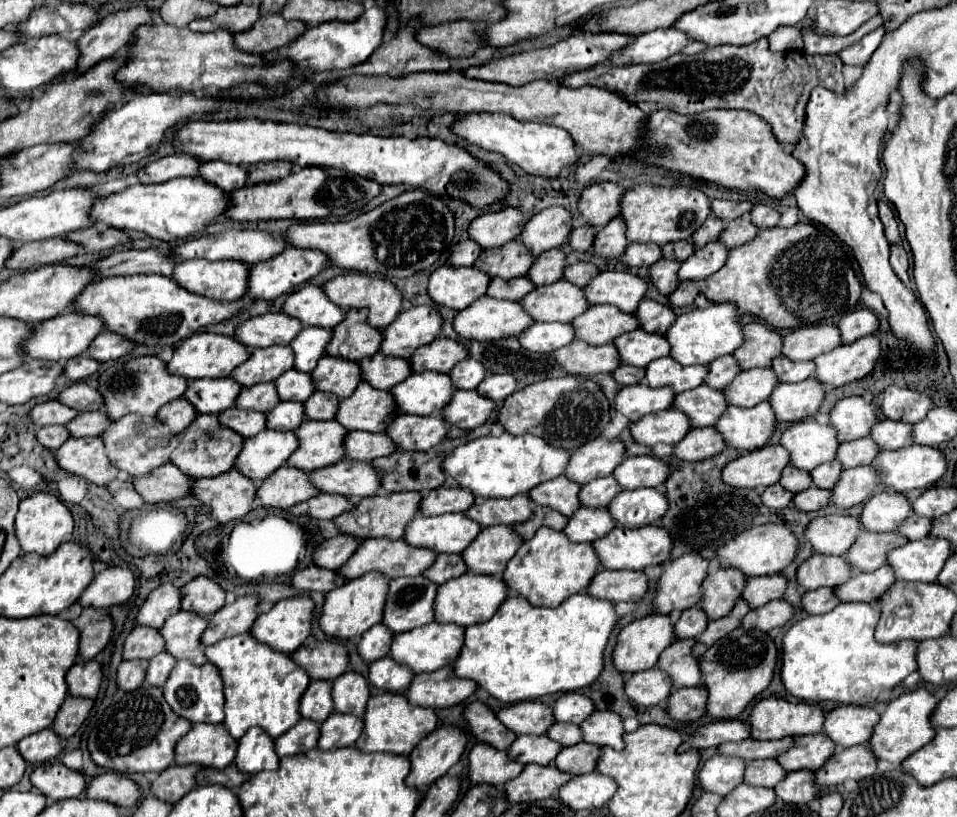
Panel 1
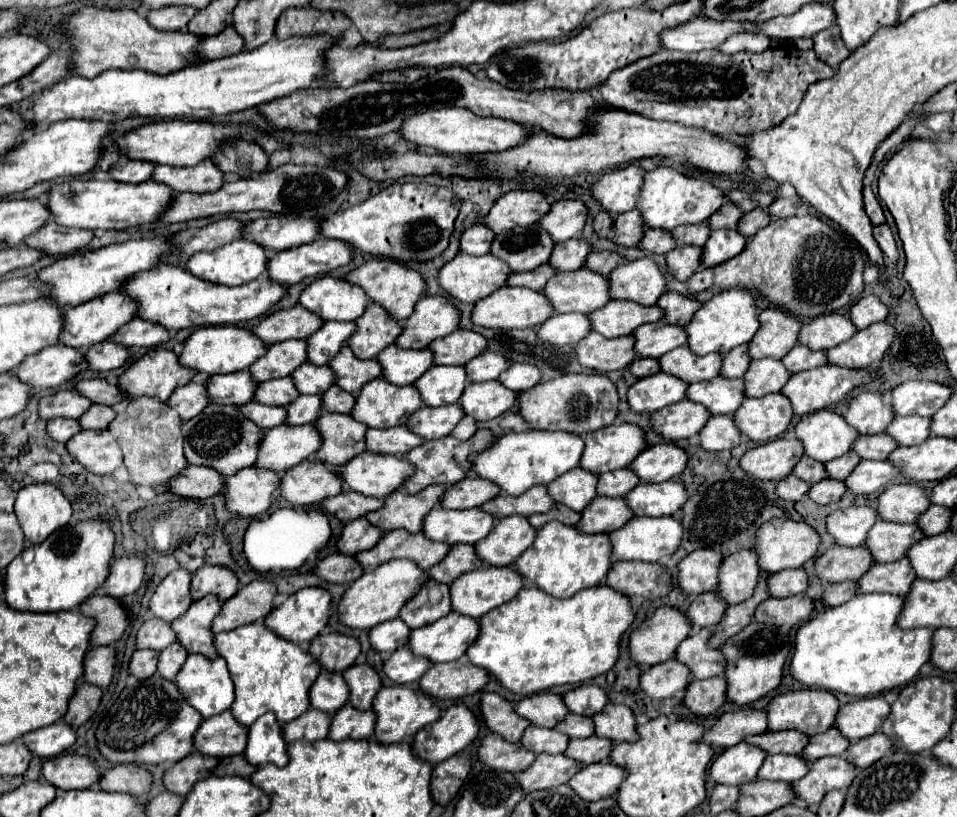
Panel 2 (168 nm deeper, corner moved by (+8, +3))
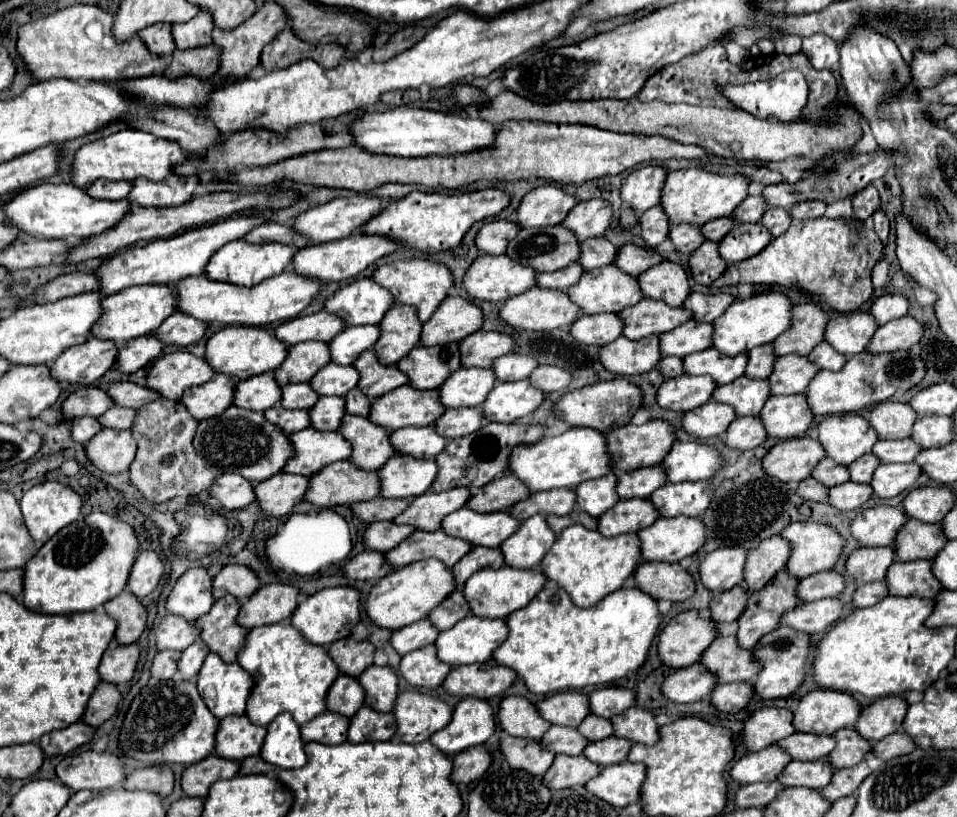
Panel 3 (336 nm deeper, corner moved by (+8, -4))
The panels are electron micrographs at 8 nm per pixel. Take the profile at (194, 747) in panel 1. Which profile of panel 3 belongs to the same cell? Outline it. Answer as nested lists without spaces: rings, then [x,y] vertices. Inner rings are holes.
[[[227,715],[221,719],[217,731],[215,753],[225,759],[243,761],[249,755],[257,755],[263,747],[267,727],[253,725],[247,715]]]

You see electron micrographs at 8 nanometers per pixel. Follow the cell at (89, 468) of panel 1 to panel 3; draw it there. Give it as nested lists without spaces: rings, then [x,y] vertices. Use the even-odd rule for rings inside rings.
[[[103,429],[87,443],[87,457],[105,473],[123,473],[135,459],[137,443],[131,431]]]

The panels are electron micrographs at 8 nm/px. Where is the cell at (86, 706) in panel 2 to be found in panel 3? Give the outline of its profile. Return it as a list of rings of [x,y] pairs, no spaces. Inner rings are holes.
[[[99,683],[95,693],[91,695],[87,713],[83,715],[83,721],[91,727],[103,725],[107,719],[111,719],[117,711],[117,705],[121,701],[121,691],[113,683]]]

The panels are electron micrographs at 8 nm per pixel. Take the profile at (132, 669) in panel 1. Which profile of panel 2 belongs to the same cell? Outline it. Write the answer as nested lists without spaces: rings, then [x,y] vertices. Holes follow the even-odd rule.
[[[135,650],[129,662],[129,674],[133,674],[139,680],[151,678],[157,668],[157,652],[155,650]]]

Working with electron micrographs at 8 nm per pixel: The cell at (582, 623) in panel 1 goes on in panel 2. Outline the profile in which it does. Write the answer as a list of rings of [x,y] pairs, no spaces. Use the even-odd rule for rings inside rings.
[[[605,584],[579,590],[565,600],[555,600],[539,588],[523,588],[509,604],[479,618],[479,636],[465,656],[513,694],[527,696],[553,686],[583,684],[613,668],[619,640],[633,618],[627,596]]]

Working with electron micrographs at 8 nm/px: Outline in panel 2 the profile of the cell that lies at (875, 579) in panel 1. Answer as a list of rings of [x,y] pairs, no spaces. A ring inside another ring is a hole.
[[[903,558],[889,564],[873,564],[867,574],[857,580],[857,588],[863,594],[887,592],[903,596],[909,590],[911,580],[915,580],[915,572],[909,568],[907,558]]]

